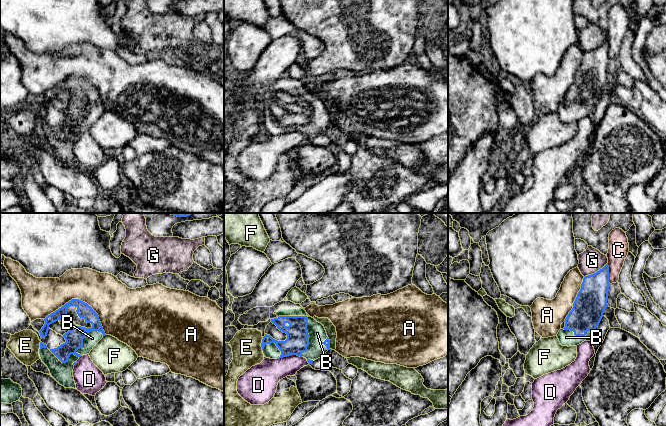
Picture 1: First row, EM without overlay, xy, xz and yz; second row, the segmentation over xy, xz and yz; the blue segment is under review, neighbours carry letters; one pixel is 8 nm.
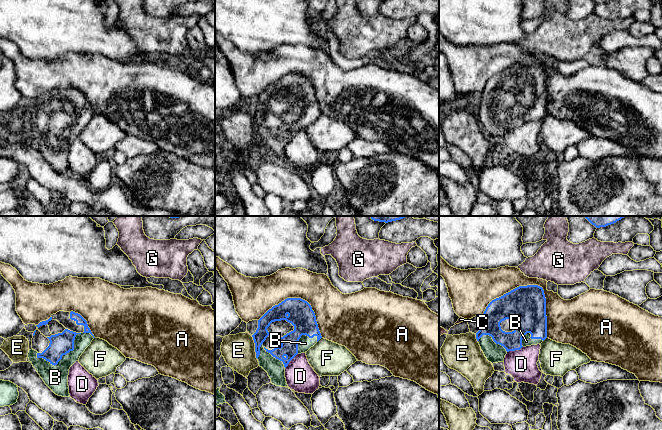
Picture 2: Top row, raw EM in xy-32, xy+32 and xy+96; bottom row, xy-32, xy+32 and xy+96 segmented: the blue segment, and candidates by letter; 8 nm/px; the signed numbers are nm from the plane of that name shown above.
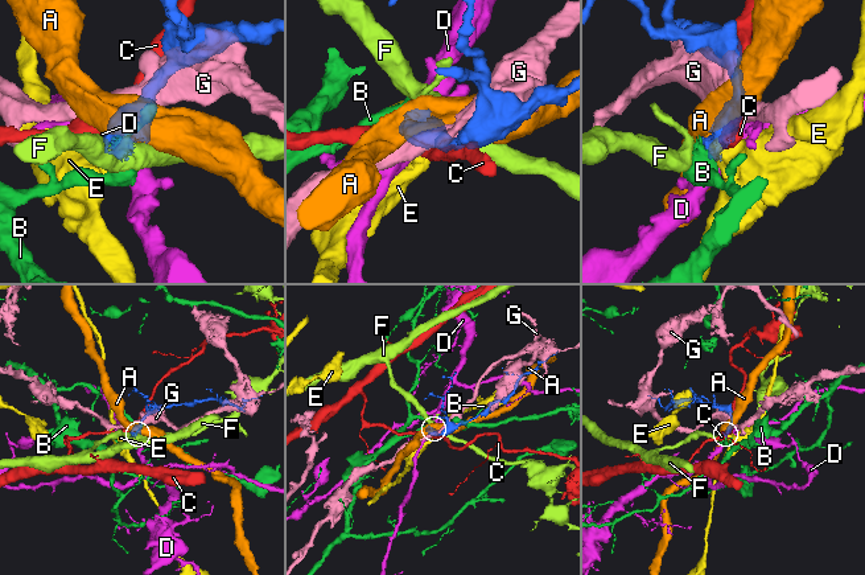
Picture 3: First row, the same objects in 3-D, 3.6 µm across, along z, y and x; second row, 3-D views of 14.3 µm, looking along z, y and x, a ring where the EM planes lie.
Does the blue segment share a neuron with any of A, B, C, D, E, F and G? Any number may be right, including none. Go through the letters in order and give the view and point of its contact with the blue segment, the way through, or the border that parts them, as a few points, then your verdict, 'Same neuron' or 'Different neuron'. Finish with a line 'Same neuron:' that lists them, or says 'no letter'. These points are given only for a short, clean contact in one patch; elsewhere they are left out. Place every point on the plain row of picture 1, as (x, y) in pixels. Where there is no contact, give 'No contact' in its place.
A: Touches blue at xy (80, 76). Different neuron
B: Touches blue at xz (307, 99). Same neuron
C: Touches blue at yz (608, 49). Different neuron
D: Touches blue at xz (290, 130). Different neuron
E: Touches blue at xz (261, 120). Boundary: xz (263, 113), (261, 119), (262, 126). Different neuron
F: Touches blue at xz (329, 119). Different neuron
G: Touches blue at yz (596, 48). Different neuron
Same neuron: B

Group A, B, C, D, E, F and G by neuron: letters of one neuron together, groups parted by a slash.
A / B / C / D / E / F / G

